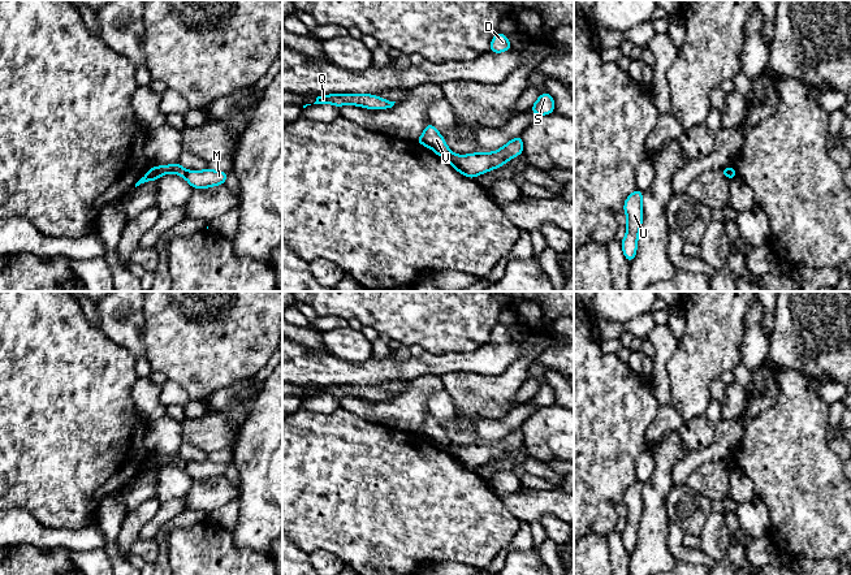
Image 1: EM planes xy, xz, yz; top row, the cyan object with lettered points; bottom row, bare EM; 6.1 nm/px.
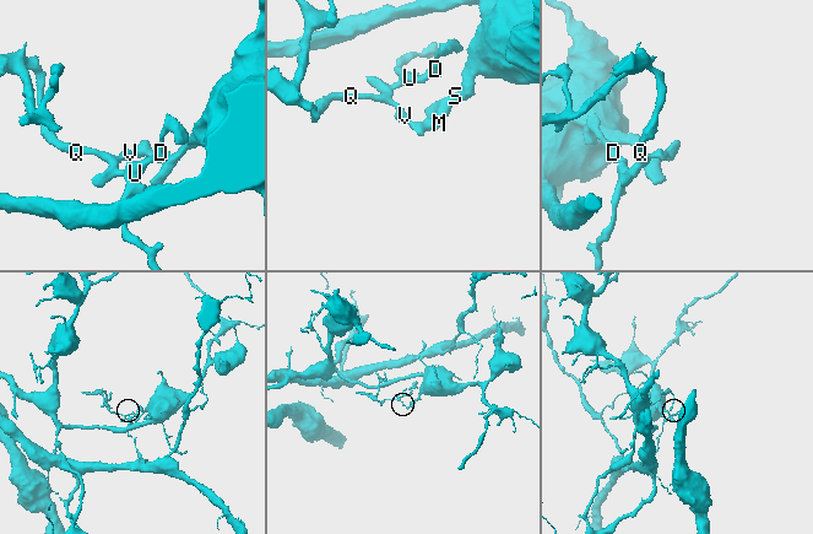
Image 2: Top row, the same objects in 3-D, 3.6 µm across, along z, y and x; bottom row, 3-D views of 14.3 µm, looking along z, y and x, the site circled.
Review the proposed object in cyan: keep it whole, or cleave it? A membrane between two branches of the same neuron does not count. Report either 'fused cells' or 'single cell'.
fused cells

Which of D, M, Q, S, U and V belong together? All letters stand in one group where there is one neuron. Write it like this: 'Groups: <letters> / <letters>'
Groups: D Q U V / M S

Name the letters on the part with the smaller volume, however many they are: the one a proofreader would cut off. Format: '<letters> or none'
D, Q, U, V

